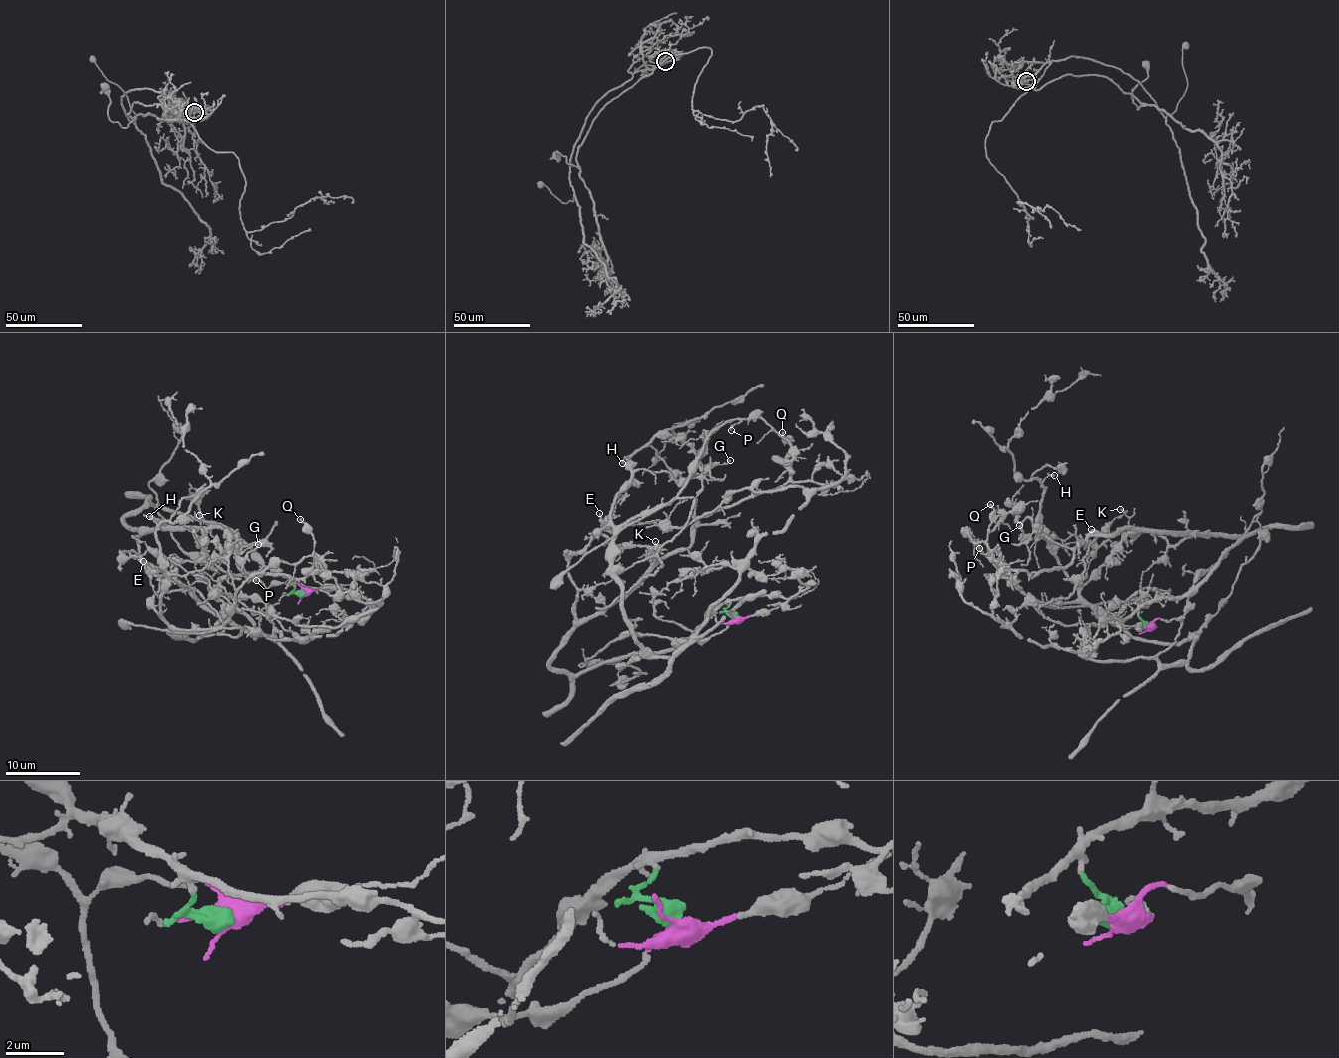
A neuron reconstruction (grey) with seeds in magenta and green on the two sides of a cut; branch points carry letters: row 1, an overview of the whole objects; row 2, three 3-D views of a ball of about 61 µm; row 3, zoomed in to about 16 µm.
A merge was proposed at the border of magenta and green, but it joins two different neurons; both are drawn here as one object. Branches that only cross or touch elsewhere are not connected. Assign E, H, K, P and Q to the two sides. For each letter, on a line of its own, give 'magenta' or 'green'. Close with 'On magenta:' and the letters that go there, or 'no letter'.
E: green
H: magenta
K: green
P: magenta
Q: magenta
On magenta: H, P, Q

